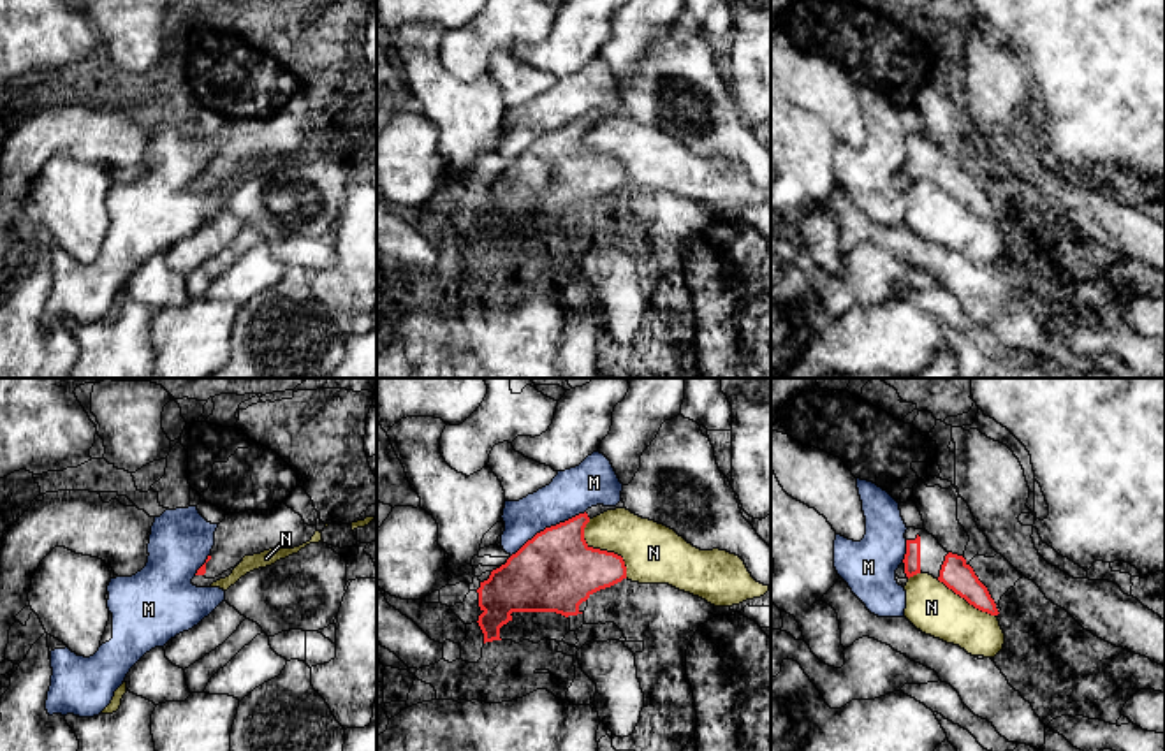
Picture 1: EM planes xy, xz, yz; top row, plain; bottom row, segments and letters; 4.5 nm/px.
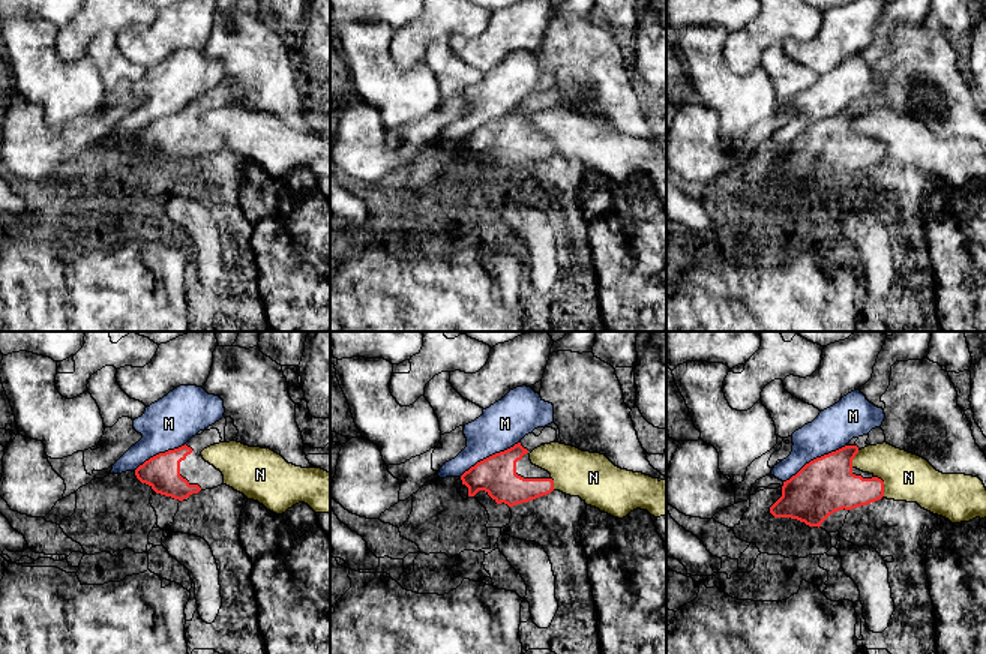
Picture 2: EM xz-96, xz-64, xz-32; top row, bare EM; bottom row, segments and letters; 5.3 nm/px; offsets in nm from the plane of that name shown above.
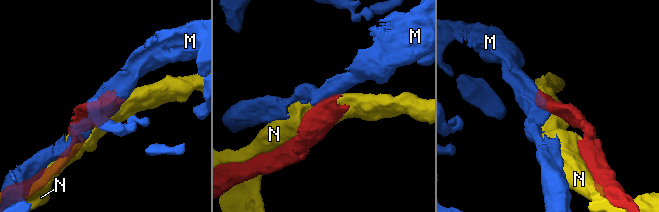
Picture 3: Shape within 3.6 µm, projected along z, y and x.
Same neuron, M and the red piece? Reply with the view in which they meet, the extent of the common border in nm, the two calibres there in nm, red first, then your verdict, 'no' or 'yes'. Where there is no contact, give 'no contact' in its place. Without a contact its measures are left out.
xz | 400 nm | 360/200 nm | no

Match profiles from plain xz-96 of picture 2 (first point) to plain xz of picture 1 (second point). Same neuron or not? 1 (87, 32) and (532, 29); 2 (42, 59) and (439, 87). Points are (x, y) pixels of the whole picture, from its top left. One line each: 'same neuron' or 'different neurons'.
1: same neuron
2: same neuron

